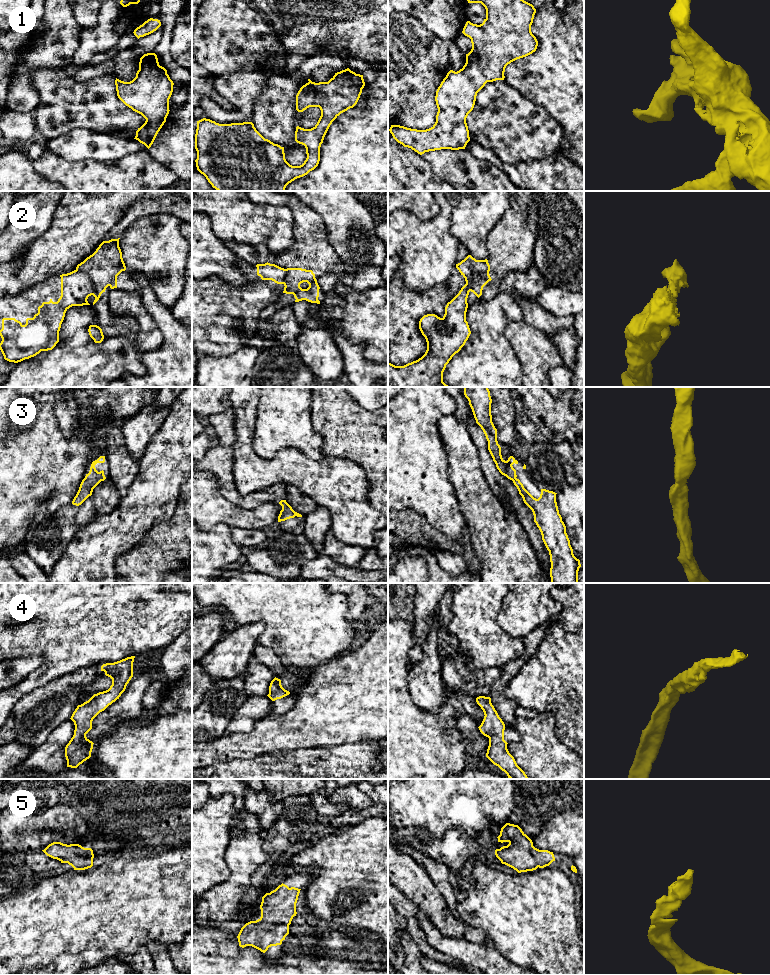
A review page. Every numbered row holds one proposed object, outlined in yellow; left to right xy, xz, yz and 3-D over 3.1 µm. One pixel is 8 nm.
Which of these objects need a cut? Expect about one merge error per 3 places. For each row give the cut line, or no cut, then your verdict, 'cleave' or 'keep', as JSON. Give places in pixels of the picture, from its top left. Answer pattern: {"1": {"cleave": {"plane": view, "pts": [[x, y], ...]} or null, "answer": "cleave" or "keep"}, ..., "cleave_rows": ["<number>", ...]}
{"1": {"cleave": null, "answer": "keep"}, "2": {"cleave": {"plane": "xy", "pts": [[76, 269], [84, 272], [89, 277], [93, 295]]}, "answer": "cleave"}, "3": {"cleave": null, "answer": "keep"}, "4": {"cleave": null, "answer": "keep"}, "5": {"cleave": null, "answer": "keep"}, "cleave_rows": ["2"]}

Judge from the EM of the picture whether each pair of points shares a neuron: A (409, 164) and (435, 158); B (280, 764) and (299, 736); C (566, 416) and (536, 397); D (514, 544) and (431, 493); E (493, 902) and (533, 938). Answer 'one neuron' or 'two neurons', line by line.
A: two neurons
B: two neurons
C: one neuron
D: two neurons
E: one neuron

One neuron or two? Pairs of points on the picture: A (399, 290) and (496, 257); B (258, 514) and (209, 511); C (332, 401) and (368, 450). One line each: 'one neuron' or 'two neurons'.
A: one neuron
B: one neuron
C: one neuron

